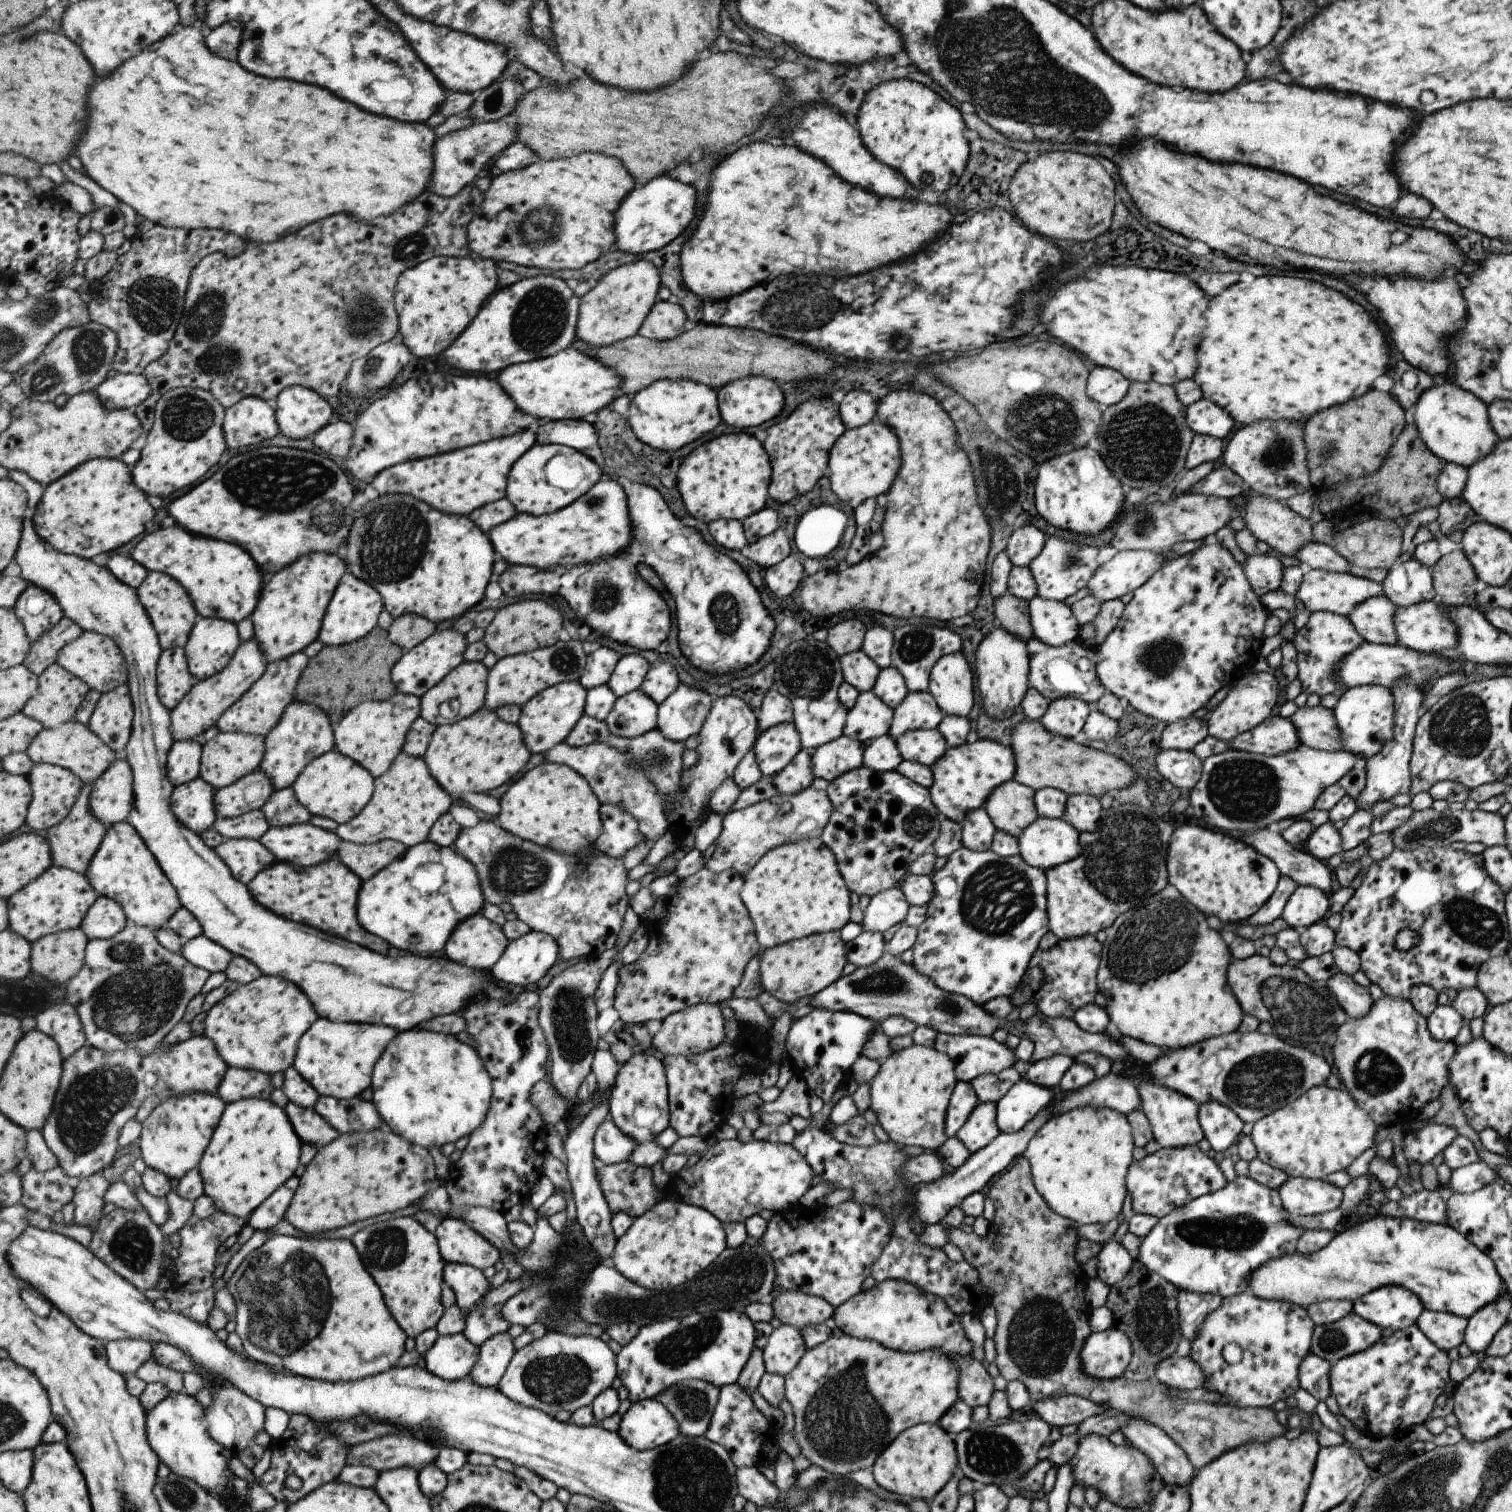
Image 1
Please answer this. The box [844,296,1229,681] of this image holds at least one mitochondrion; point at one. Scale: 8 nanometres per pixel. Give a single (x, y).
(1142, 442)

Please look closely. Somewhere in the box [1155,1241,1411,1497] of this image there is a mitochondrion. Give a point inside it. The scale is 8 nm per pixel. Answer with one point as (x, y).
(1331, 1340)

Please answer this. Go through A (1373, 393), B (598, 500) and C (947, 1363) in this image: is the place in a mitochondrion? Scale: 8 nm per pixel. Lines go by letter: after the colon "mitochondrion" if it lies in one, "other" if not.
A: other
B: mitochondrion
C: other

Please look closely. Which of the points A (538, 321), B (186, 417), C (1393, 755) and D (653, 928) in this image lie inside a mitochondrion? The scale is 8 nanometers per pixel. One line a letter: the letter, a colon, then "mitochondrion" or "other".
A: mitochondrion
B: mitochondrion
C: other
D: other

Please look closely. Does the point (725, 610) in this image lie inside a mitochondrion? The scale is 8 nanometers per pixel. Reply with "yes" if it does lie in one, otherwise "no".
yes

